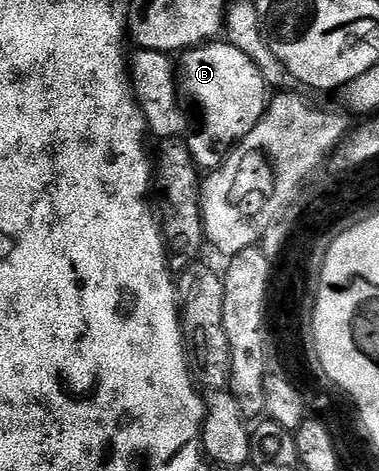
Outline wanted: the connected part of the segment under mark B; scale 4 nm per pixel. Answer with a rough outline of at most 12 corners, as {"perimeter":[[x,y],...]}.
{"perimeter":[[225,40],[177,60],[180,99],[199,110],[196,165],[218,168],[257,126],[267,83]]}

